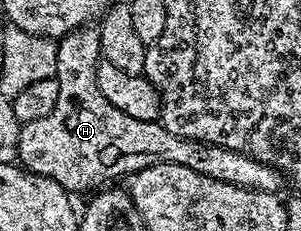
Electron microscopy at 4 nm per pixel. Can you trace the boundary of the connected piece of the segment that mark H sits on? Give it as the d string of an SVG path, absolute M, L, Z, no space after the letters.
M94 25L82 26L79 30L69 32L57 42L57 68L61 93L57 96L57 105L53 112L45 116L45 120L24 122L19 127L18 165L29 173L40 174L61 184L68 192L75 190L91 190L106 187L114 178L136 174L141 168L149 168L153 164L172 162L185 164L185 168L193 168L193 172L201 172L205 176L213 176L213 180L225 180L227 184L237 184L241 188L260 190L270 194L279 194L285 186L283 173L269 164L261 164L261 160L253 160L241 152L233 152L229 148L210 146L208 142L189 140L181 136L173 136L163 127L162 121L142 122L133 120L133 116L125 116L121 108L113 108L109 100L101 94L97 86L97 68L101 61L99 51L99 31Z

